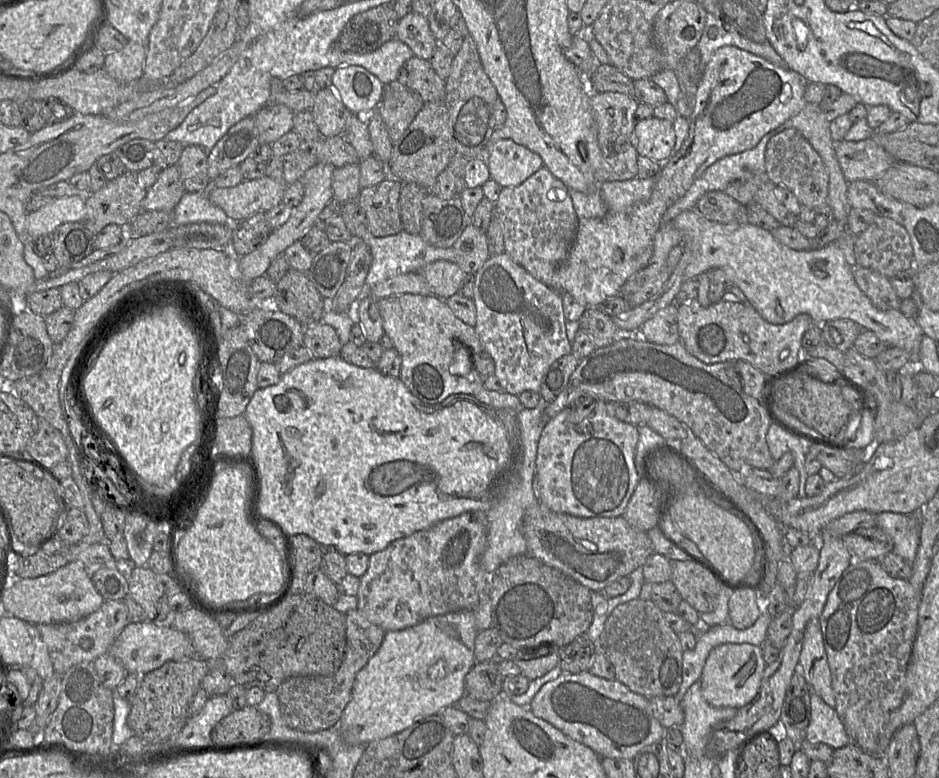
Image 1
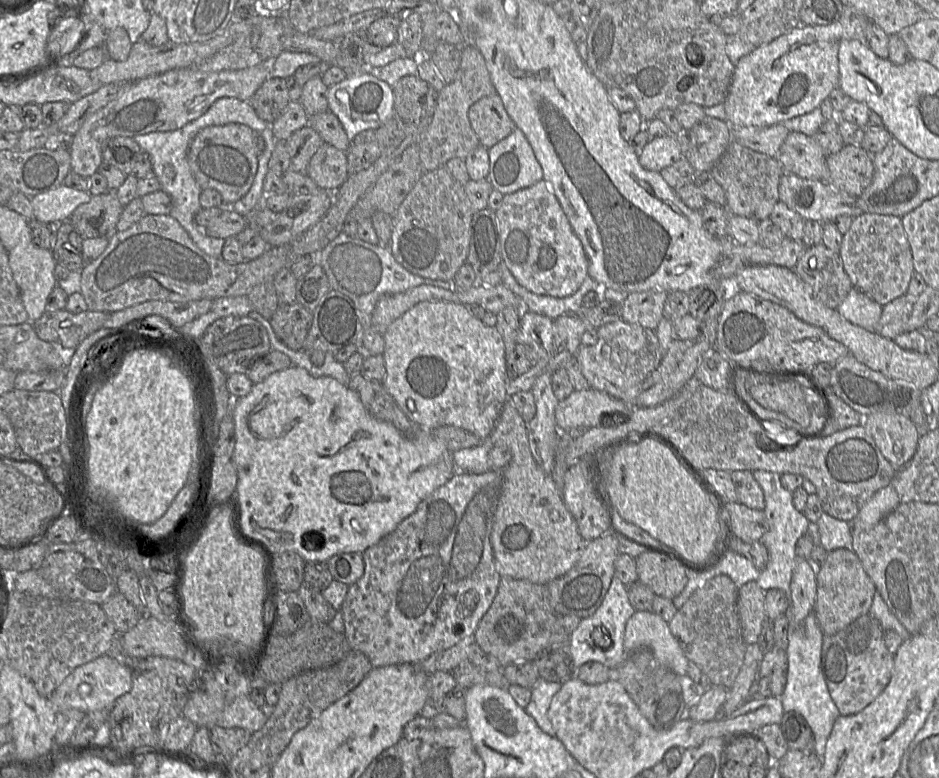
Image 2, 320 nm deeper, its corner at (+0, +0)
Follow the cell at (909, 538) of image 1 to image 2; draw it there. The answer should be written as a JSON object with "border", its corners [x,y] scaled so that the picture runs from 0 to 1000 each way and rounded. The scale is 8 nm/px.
{"border":[[[879,658],[870,671],[874,702],[882,710],[891,706],[908,708],[905,671],[892,668]]]}

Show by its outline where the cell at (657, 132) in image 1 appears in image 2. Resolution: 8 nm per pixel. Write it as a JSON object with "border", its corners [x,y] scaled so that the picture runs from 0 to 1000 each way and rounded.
{"border":[[[716,172],[693,179],[681,197],[681,208],[691,220],[703,221],[726,203],[725,189]]]}

